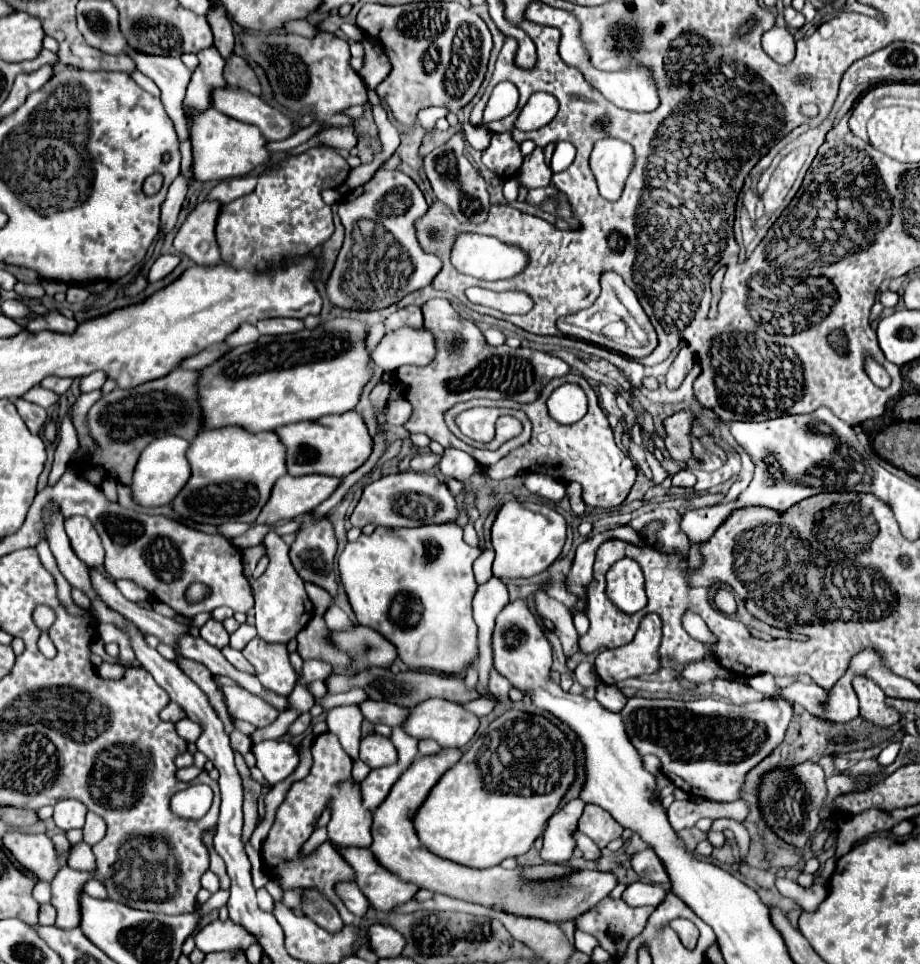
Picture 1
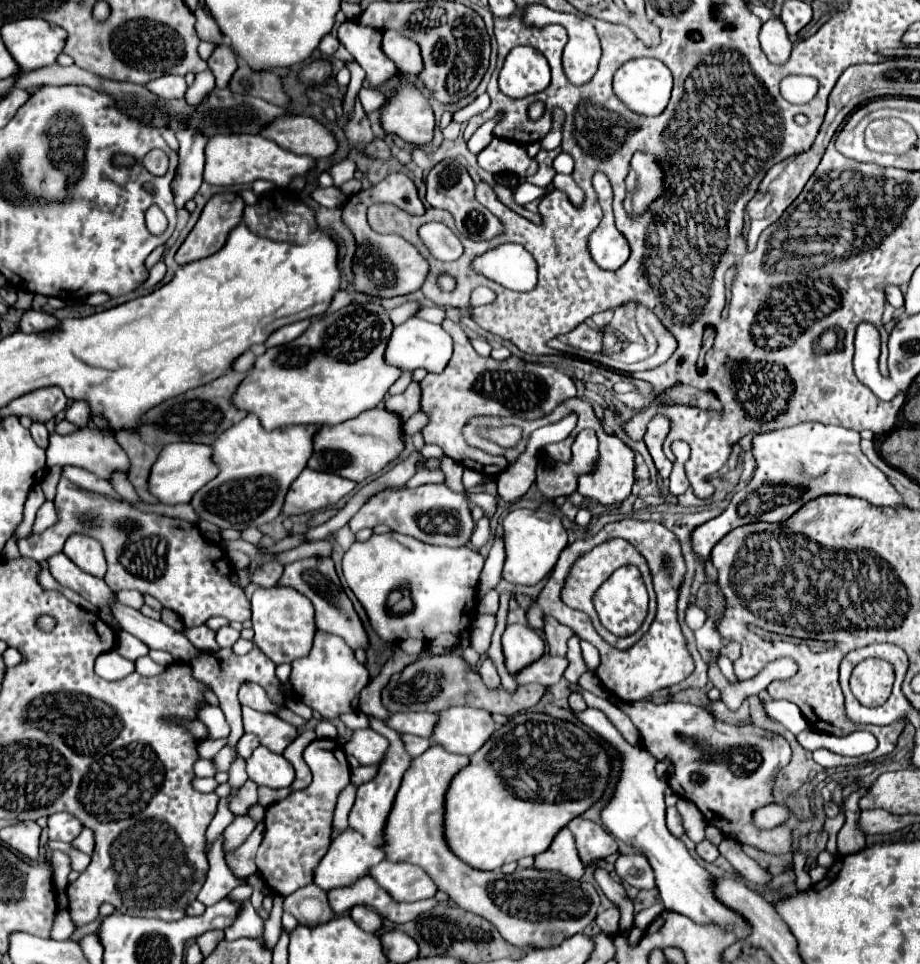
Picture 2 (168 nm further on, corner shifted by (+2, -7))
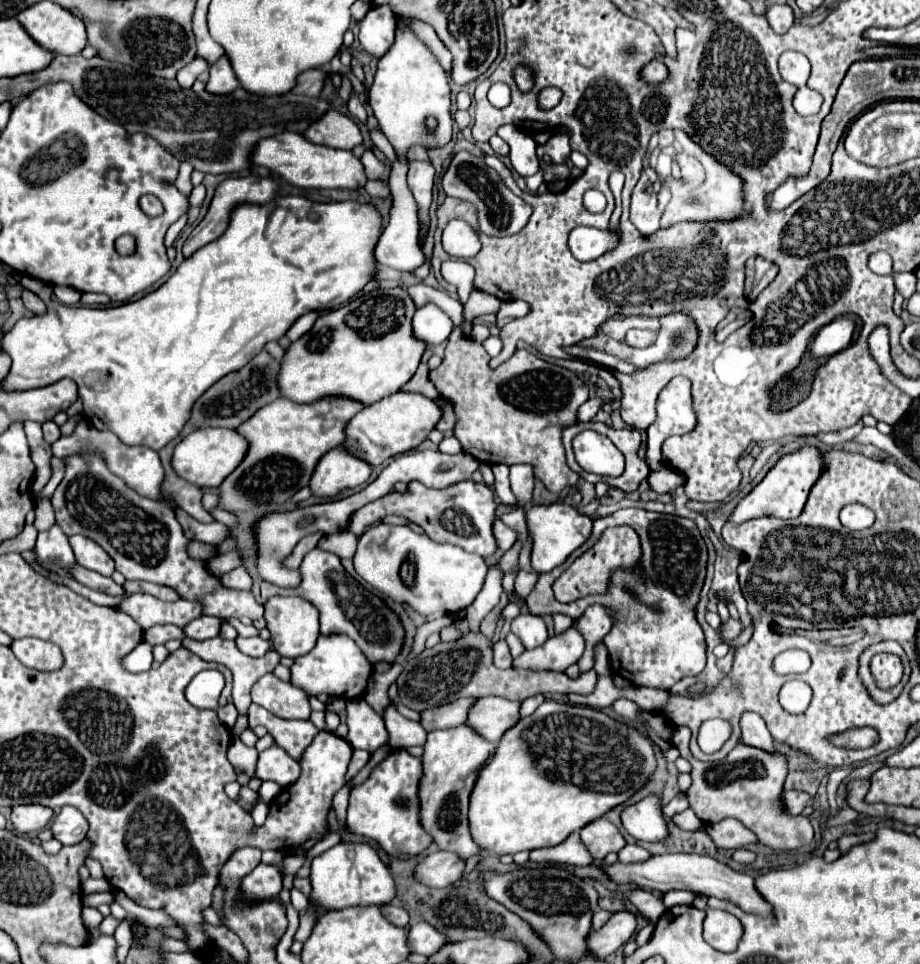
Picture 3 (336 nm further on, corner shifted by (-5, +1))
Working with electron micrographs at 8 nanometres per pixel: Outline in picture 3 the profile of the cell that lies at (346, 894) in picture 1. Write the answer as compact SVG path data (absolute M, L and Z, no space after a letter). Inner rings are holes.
M386 905L386 907L382 907L382 915L384 915L390 923L394 923L396 927L406 927L406 925L410 923L408 913L406 913L402 907L396 907L396 905Z

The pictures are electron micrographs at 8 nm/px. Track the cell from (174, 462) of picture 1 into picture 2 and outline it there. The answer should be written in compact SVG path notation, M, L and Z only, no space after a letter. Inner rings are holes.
M171 443L165 445L157 457L157 461L151 467L149 473L149 493L157 497L165 505L177 505L177 503L189 503L191 497L207 483L211 477L215 477L217 469L211 461L211 447L199 445L199 443Z

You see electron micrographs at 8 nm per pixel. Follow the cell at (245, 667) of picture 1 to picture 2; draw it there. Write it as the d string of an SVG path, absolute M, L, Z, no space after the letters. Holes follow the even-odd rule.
M243 683L239 689L239 701L241 701L241 705L253 707L253 709L263 711L263 713L275 713L279 709L279 705L271 703L265 689L257 683Z

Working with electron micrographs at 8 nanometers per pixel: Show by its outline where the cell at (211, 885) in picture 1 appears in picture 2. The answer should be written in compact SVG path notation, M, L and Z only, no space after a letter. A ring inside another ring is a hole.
M221 837L213 843L207 859L209 859L209 871L207 871L205 885L201 887L197 899L203 905L213 905L213 903L225 899L231 889L235 889L237 885L241 885L241 881L231 873L231 869L227 867L227 863L223 859Z

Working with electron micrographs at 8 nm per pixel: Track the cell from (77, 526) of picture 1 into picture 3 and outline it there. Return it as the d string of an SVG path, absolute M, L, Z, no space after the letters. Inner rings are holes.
M72 535L70 545L74 549L78 565L82 565L82 567L86 567L90 571L96 571L100 575L106 575L106 577L110 577L114 573L112 557L102 547L98 547L94 541L90 541L88 537Z

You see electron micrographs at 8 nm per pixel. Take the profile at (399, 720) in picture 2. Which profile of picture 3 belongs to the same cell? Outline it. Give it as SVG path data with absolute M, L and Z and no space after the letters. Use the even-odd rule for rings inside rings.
M458 699L452 701L450 705L442 705L438 709L428 709L426 713L422 713L422 727L426 731L434 731L434 729L448 729L448 727L456 727L466 723L468 719L468 711L470 707L476 703L476 699Z

